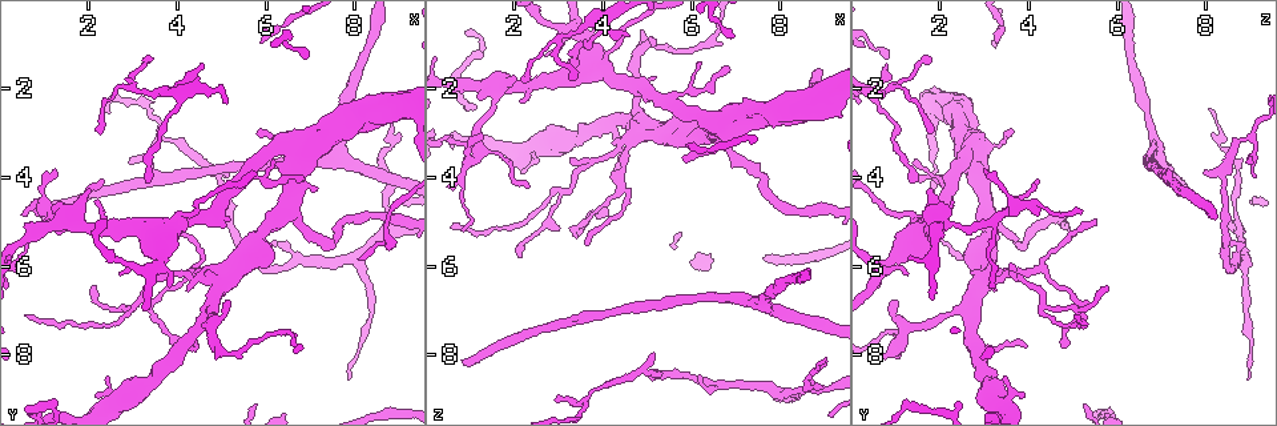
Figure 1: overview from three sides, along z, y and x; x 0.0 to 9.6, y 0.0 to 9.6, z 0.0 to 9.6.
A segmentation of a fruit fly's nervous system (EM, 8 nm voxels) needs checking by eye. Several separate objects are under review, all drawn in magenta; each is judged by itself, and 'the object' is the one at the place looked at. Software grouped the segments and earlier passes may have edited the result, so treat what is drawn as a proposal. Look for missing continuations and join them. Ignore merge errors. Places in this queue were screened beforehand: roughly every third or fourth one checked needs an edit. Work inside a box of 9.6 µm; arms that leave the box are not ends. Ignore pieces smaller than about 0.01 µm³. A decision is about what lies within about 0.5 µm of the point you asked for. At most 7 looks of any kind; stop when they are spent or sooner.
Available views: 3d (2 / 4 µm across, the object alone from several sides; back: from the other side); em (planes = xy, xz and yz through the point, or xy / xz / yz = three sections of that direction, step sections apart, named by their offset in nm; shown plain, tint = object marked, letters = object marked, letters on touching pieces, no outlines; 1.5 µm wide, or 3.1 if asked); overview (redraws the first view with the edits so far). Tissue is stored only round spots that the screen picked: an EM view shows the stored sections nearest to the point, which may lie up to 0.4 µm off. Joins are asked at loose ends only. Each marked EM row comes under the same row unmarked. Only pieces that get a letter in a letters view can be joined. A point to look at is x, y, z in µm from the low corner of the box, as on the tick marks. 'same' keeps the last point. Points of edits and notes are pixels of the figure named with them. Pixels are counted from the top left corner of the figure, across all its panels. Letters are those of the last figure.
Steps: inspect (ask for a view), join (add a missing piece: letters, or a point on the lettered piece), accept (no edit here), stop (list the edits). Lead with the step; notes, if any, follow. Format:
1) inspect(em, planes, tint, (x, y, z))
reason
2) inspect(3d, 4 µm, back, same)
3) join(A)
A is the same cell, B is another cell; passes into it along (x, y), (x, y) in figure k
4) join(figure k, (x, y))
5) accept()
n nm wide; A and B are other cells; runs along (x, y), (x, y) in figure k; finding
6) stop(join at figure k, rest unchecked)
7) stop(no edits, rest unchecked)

inspect(em, planes, letters, (4.60, 1.45, 0.80))
free end

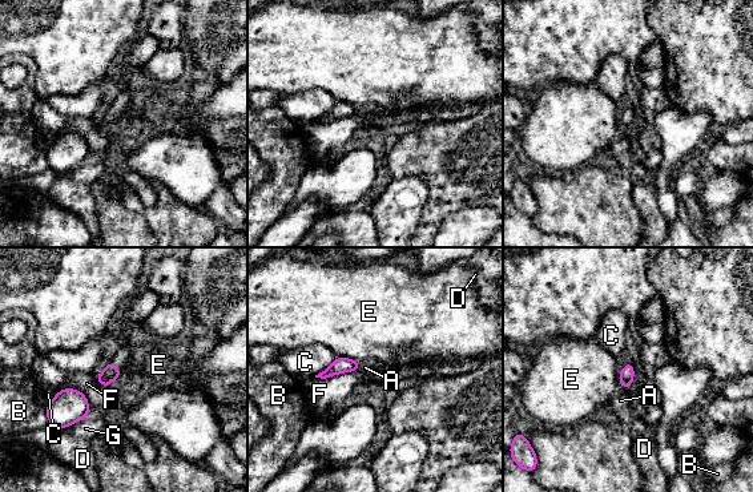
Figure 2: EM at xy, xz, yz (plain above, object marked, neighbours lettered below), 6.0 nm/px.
accept()
A, B, C, D, E, F and G are other cells; border along (337, 355), (355, 359), (359, 363) in figure 2; none of them fits

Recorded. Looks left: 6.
inspect(3d, 4 µm, back, (3.65, 4.95, 5.55))
branch stops here

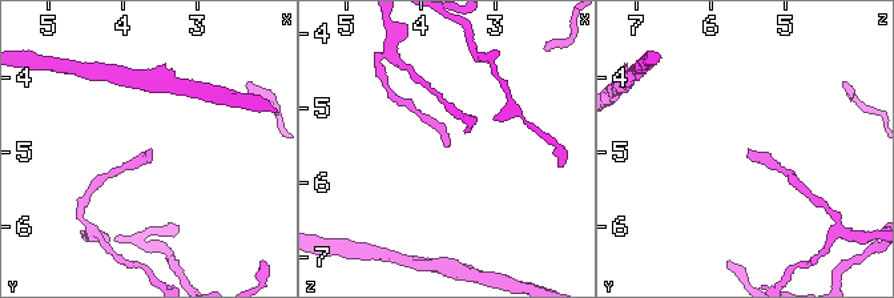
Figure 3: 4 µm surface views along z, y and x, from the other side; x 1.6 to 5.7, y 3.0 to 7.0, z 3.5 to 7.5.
inspect(em, planes, letters, (3.60, 4.95, 5.45))

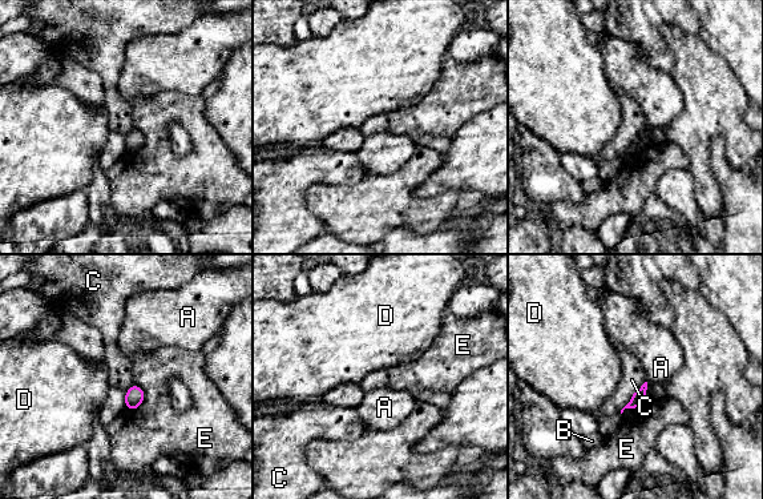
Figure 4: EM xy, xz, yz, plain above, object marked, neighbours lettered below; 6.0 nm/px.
accept()
80 nm wide; A, B, C, D and E are other cells; none of them fits

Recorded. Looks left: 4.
inspect(em, xz, step 4, letters, (0.95, 4.95, 8.20))
long arm stops here

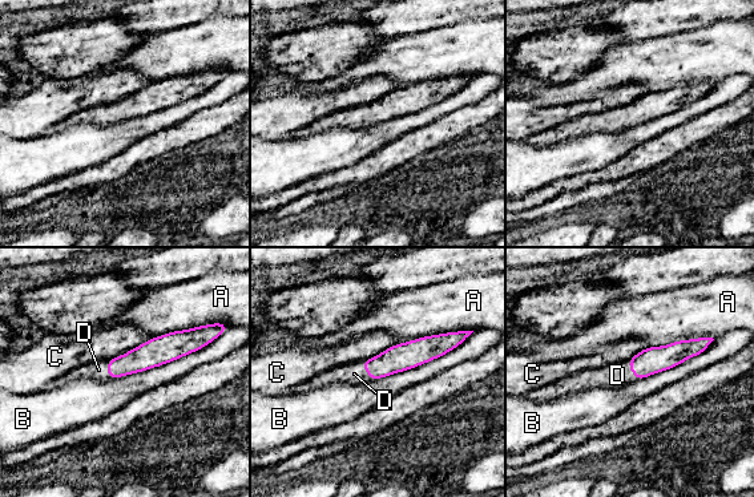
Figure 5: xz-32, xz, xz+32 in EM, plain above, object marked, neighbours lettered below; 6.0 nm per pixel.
join(D)
D is the same cell, A, B and C are other cells; passes into it along (399, 358), (366, 370), (354, 374) in figure 5; the neuron continues

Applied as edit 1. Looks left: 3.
stop(join at figure 5, rest unchecked)

